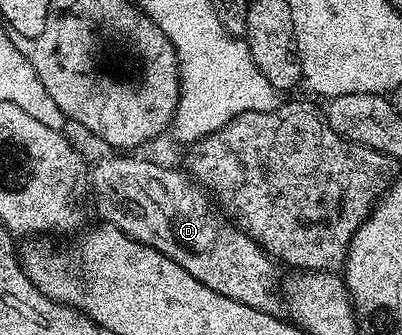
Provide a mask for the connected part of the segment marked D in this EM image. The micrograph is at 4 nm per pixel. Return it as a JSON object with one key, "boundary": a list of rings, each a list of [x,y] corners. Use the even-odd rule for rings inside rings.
{"boundary":[[[112,155],[109,161],[100,161],[96,166],[91,166],[90,172],[87,174],[86,181],[90,186],[92,184],[92,201],[96,204],[96,213],[100,216],[101,222],[118,227],[126,235],[130,235],[135,241],[143,245],[154,247],[156,251],[162,251],[162,255],[166,255],[170,259],[174,259],[174,263],[181,265],[186,271],[190,271],[190,275],[194,275],[194,279],[198,279],[206,287],[210,287],[211,291],[216,291],[219,295],[226,296],[227,299],[237,300],[238,303],[244,303],[248,307],[257,308],[258,311],[279,314],[282,309],[282,293],[278,288],[278,277],[276,281],[276,269],[278,265],[273,258],[264,252],[264,248],[255,241],[247,237],[241,229],[236,226],[235,221],[229,219],[214,204],[208,190],[203,189],[201,185],[197,185],[187,172],[176,169],[167,169],[164,165],[159,165],[156,161],[143,161],[142,158],[136,157],[140,155]]]}

